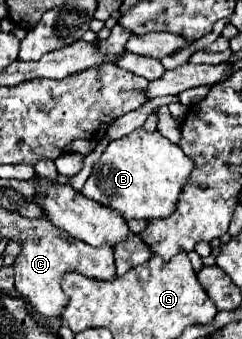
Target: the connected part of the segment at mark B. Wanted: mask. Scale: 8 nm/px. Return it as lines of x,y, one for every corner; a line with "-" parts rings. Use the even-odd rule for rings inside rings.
134,129
130,135
108,143
102,157
94,163
92,175
82,187
82,195
122,213
124,219
162,219
174,211
176,199
190,175
190,167
194,167
194,163
190,163
190,157
186,157
176,143
172,143
160,133
146,133
142,129

